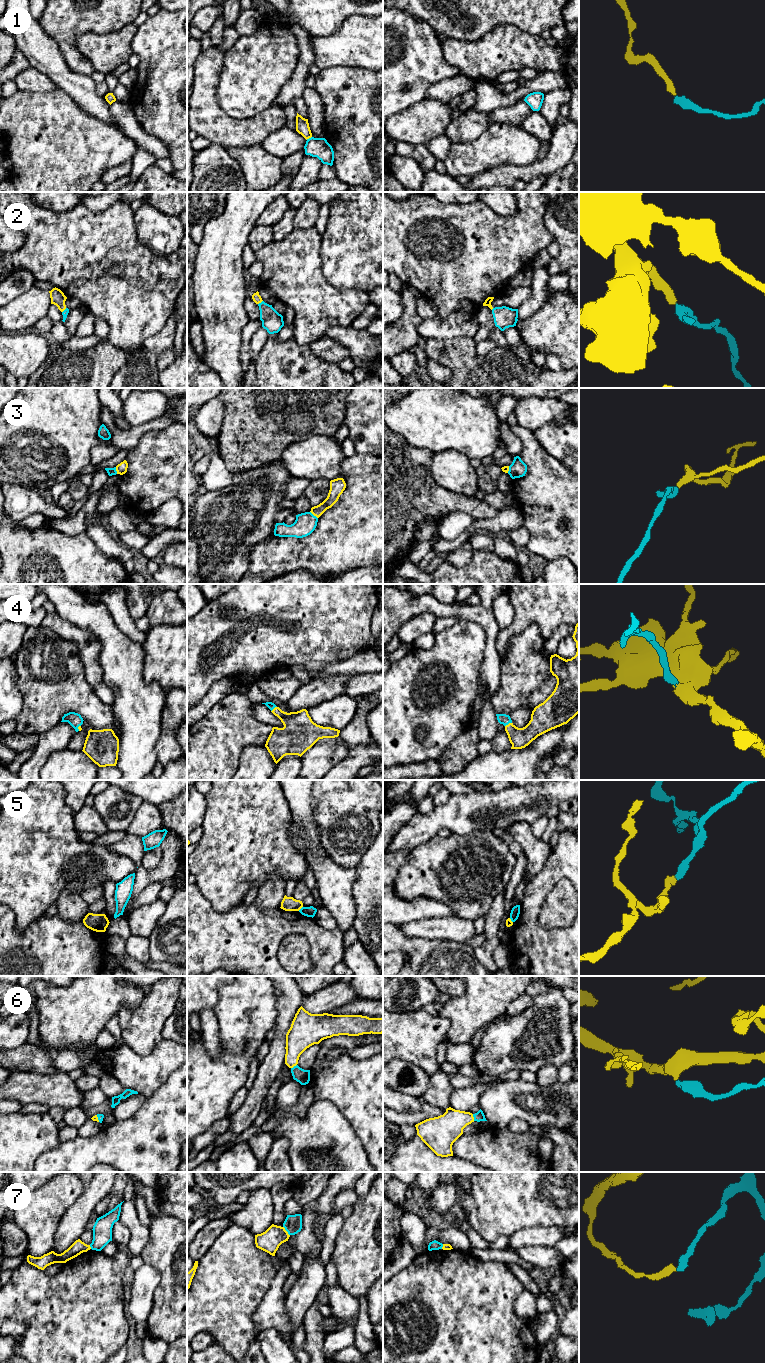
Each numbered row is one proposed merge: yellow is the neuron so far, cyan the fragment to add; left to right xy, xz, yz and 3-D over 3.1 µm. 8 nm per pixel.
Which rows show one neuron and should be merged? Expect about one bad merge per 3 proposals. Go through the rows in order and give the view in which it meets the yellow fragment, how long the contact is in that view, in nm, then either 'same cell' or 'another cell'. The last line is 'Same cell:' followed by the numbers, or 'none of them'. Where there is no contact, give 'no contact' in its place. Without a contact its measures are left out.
1: xz | 50 nm | same cell
2: xz | 50 nm | same cell
3: xz | 90 nm | another cell
4: yz | 70 nm | same cell
5: xz | 50 nm | another cell
6: yz | 60 nm | same cell
7: xz | 90 nm | another cell
Same cell: 1, 2, 4, 6

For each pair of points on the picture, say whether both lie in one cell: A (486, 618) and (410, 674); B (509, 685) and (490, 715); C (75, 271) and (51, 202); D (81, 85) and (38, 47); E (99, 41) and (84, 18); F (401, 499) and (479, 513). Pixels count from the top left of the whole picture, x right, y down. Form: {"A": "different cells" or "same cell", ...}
{"A": "different cells", "B": "different cells", "C": "different cells", "D": "same cell", "E": "different cells", "F": "same cell"}

